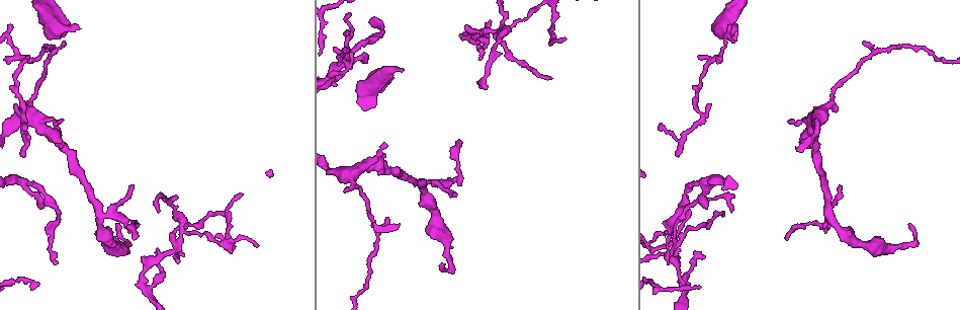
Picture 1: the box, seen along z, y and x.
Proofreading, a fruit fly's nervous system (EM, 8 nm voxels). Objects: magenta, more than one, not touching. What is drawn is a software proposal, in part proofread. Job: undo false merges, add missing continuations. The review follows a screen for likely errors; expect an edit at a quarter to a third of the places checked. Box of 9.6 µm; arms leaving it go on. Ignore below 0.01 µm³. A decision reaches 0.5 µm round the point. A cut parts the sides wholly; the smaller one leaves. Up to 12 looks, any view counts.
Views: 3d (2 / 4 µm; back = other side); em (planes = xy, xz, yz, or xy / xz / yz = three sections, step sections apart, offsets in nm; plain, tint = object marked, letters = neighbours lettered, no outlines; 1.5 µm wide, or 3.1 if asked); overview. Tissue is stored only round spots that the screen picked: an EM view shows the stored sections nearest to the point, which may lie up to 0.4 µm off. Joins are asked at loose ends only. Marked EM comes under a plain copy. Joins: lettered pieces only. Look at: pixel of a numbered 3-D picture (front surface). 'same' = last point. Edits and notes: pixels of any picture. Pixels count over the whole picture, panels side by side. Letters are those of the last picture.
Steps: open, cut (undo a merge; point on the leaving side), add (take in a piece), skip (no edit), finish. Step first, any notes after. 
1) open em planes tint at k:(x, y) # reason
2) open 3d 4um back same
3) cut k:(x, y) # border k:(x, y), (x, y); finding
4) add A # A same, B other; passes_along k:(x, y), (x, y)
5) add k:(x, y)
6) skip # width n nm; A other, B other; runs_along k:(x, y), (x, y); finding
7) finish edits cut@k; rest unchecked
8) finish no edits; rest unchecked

open 3d 4um at 1:(401, 72) # an open end

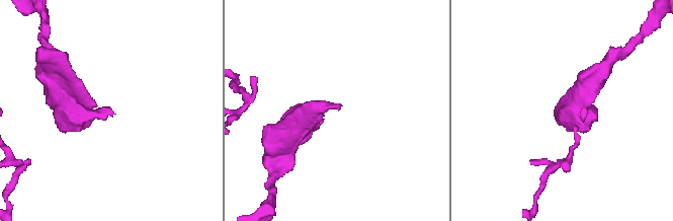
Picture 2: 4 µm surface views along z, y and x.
open em planes letters at 2:(109, 110) # need the tissue

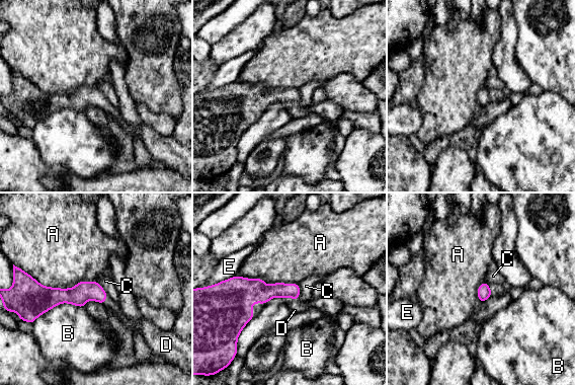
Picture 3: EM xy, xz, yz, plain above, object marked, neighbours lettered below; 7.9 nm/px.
add D # width 110 nm; A other, B other, C other, D same, E other; passes_along 3:(82, 292), (104, 299), (113, 307); it goes on there

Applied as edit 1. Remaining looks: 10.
open overview # redraw

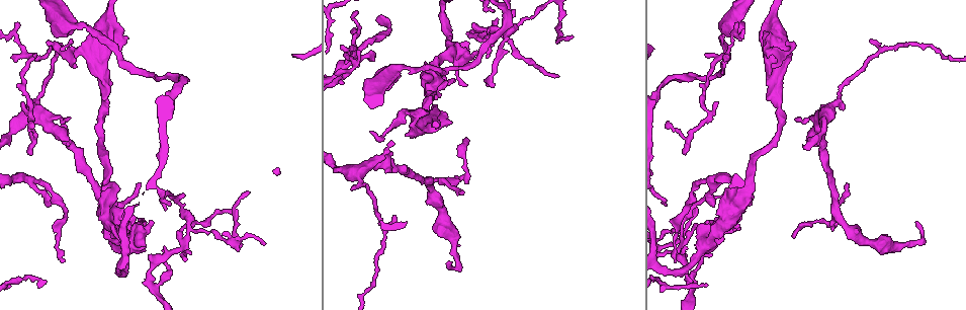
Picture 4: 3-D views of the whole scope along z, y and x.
open em planes letters at 4:(358, 52) # branch stops here

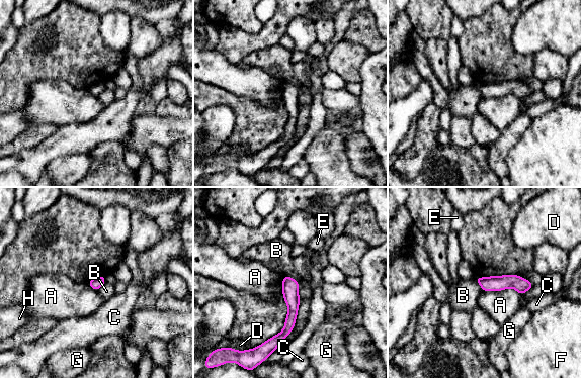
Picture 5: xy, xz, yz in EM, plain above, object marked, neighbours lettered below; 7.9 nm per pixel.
skip # A other, B other, C other, D other, E other, F other, G other, H other; none of them fits

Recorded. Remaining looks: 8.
open em yz step 4 letters at 4:(558, 76)

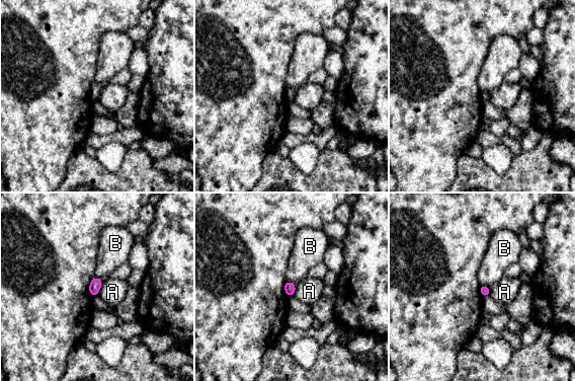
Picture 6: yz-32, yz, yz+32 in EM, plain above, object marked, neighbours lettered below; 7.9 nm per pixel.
skip # longest_contact A 110 nm; A other, B other; border 6:(480, 287), (486, 286), (489, 289); none of them fits

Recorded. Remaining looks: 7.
open 3d 2um at 4:(184, 241) # narrows sharply

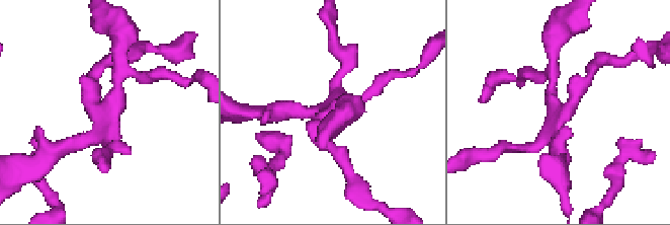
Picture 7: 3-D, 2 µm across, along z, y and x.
open em xy step 4 letters at 7:(556, 108) # shape alone is not enough

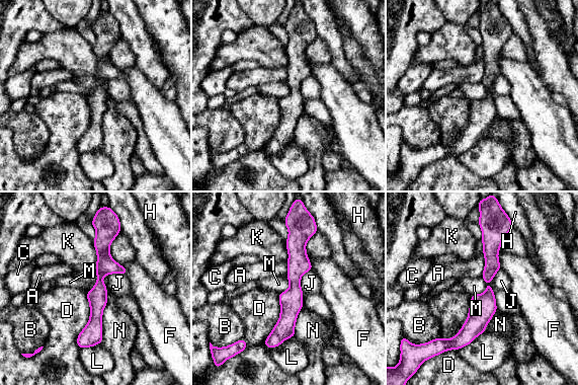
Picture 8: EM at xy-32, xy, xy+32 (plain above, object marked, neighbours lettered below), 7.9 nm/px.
skip # width 150 nm; A other, B other, C other, D other, F other, H other, J other, K other, L other, M other, N other; runs_along 8:(488, 247), (487, 301), (439, 350); all the same cell

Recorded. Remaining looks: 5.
open em xy step 4 letters at 4:(676, 262) # end of a long branch

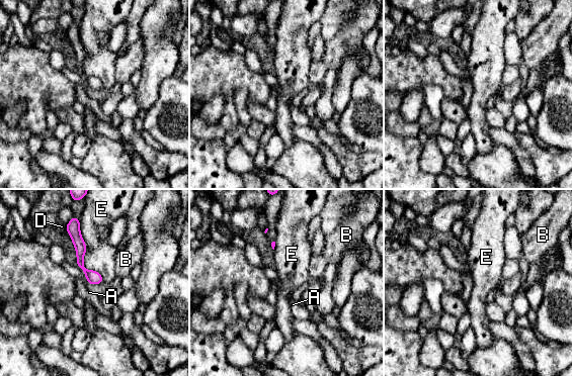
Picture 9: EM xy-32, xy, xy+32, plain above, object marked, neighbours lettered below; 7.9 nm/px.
skip # A other, B other, D other, E other; runs_along 9:(77, 227), (81, 267), (98, 281); none of them fits

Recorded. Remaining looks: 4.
finish edits add@3; rest unchecked

